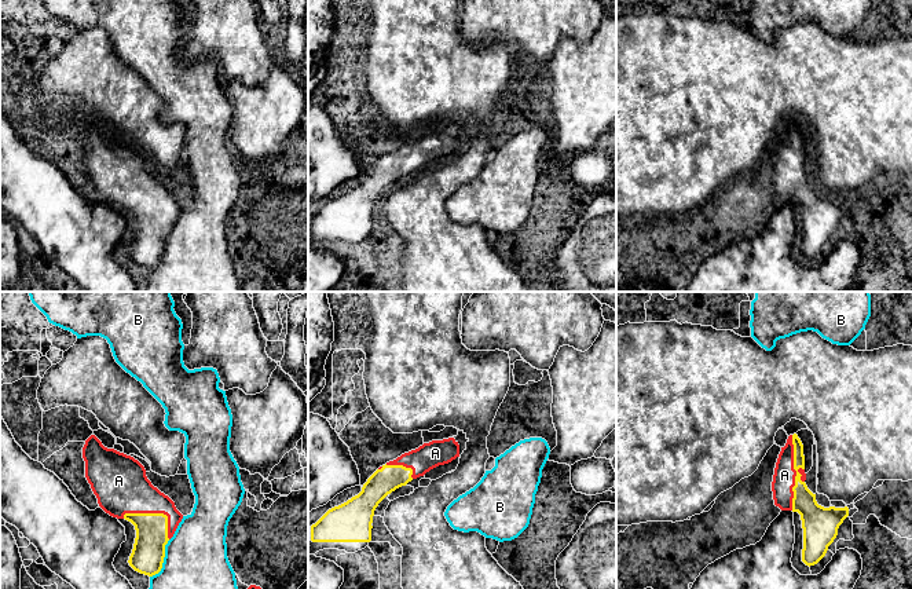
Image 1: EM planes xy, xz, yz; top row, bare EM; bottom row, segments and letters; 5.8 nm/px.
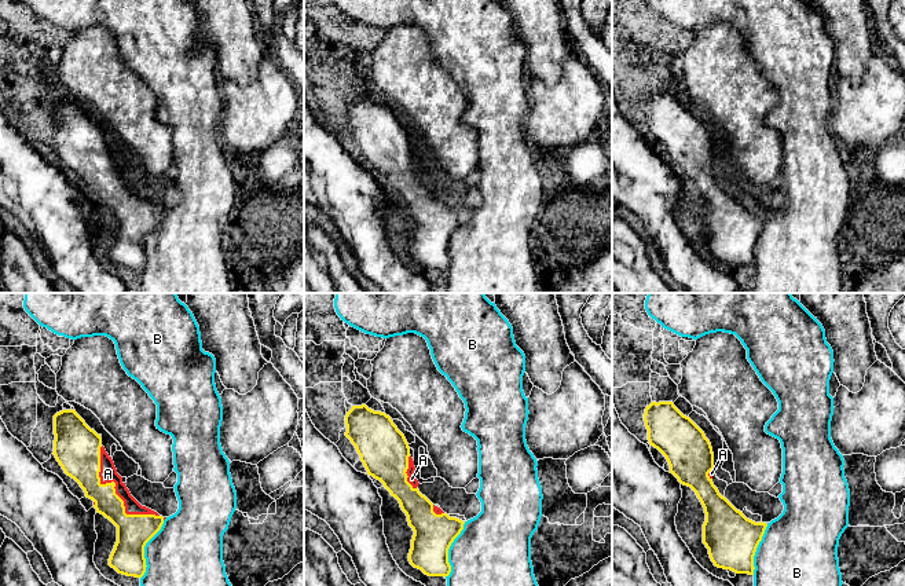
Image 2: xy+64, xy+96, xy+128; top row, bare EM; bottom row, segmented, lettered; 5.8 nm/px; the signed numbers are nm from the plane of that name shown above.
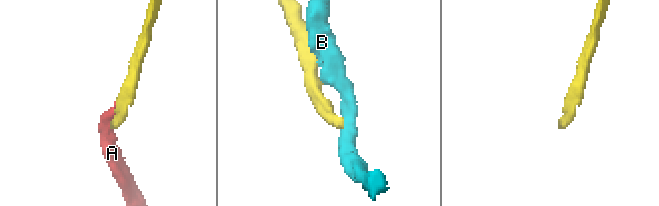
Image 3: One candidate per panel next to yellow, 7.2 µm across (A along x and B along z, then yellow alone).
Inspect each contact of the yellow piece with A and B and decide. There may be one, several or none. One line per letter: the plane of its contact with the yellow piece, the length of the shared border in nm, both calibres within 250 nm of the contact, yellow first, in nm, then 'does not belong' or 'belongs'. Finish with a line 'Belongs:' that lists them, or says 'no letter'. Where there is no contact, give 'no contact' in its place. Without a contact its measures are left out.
A: yz | 440 nm | 140/130 nm | belongs
B: xy | 260 nm | 190/460 nm | does not belong
Belongs: A

